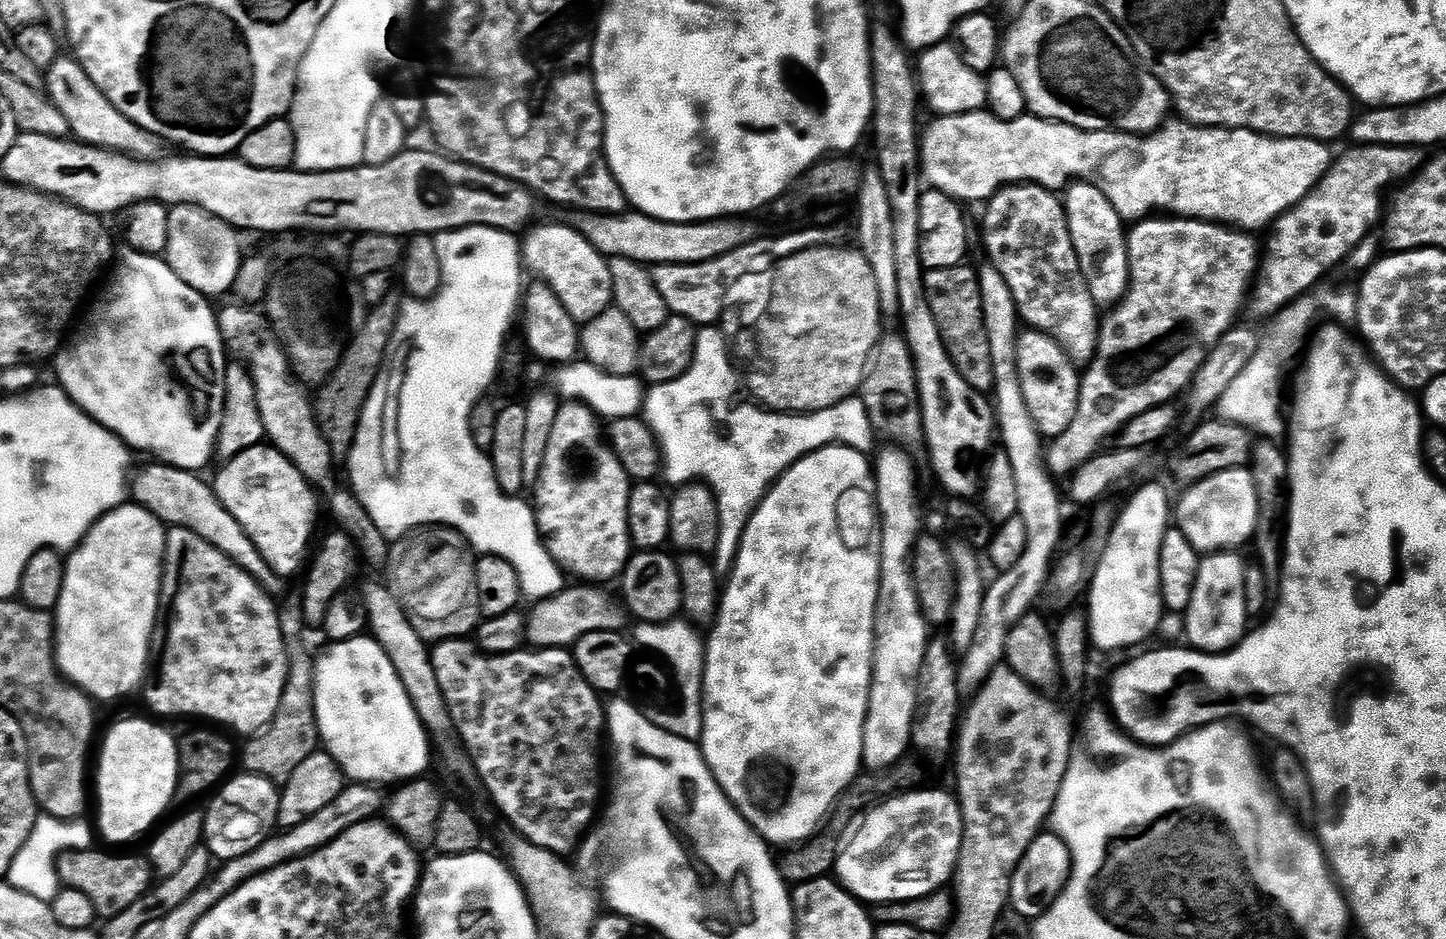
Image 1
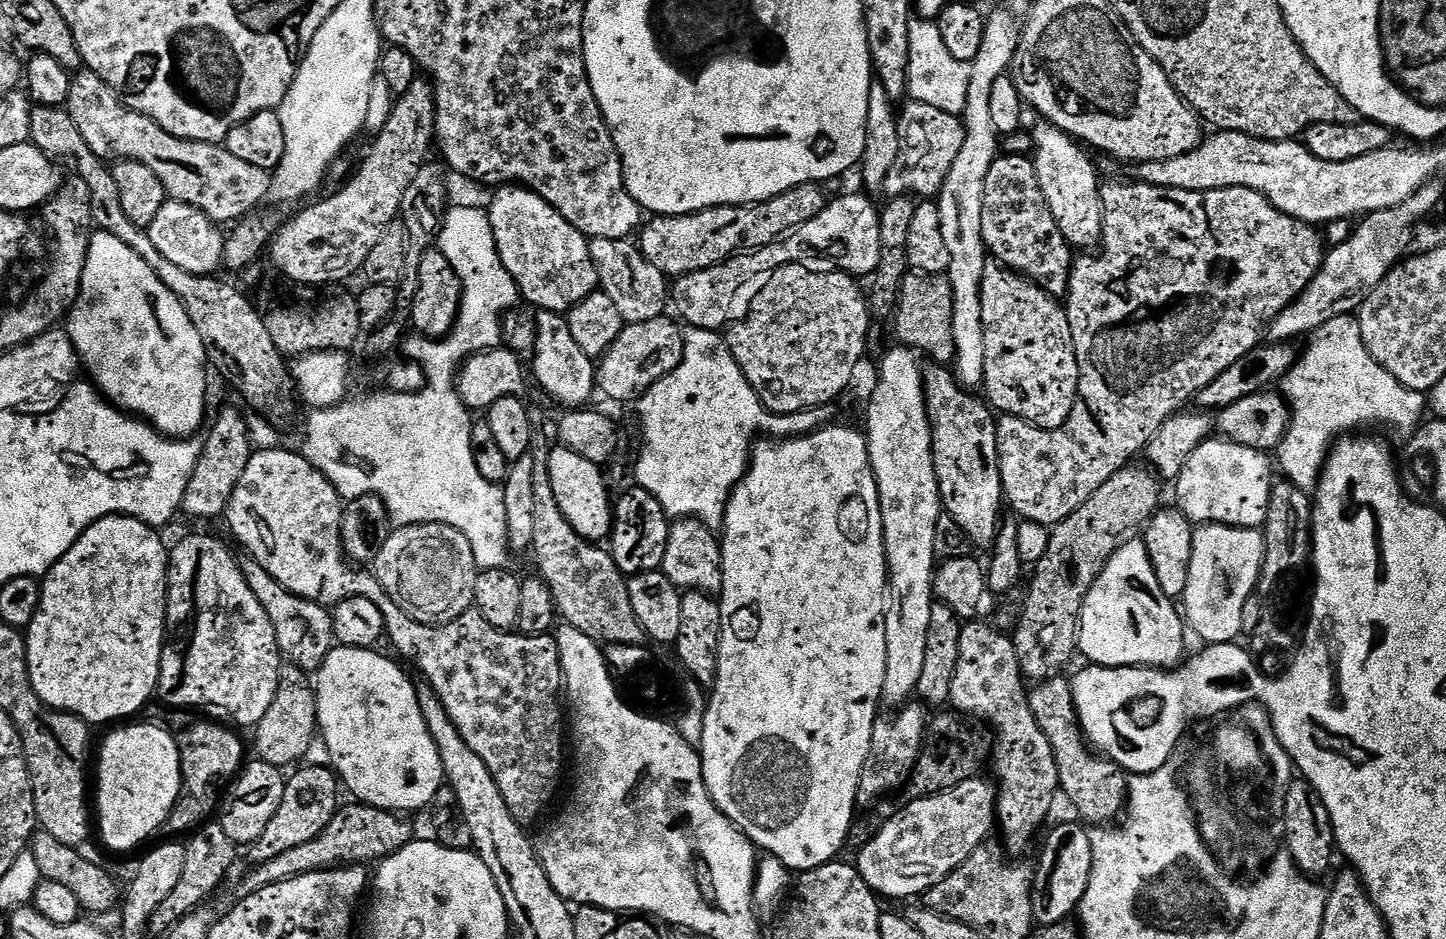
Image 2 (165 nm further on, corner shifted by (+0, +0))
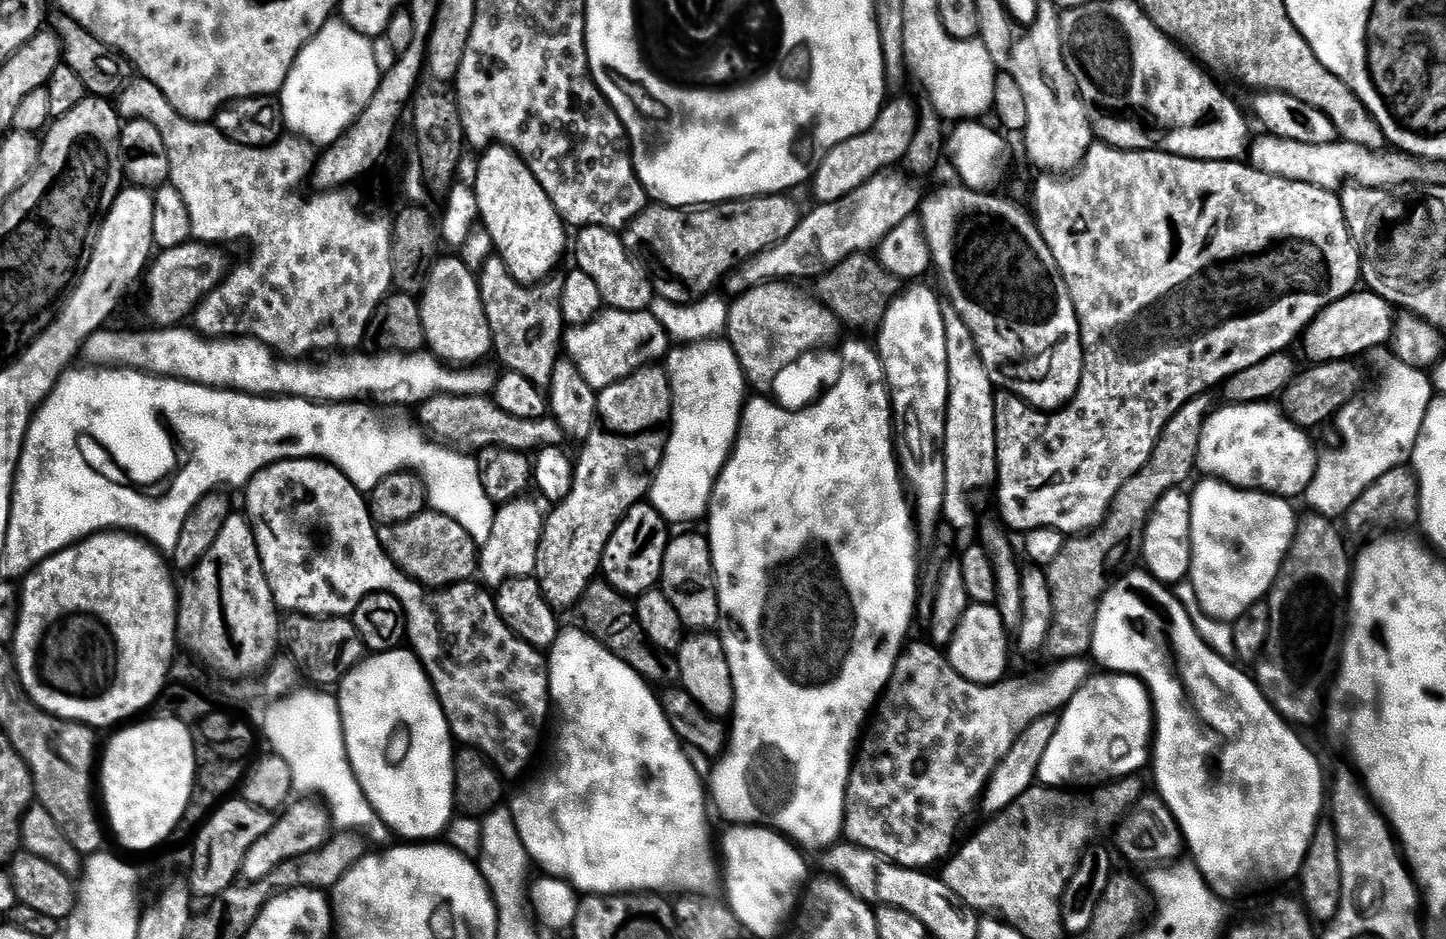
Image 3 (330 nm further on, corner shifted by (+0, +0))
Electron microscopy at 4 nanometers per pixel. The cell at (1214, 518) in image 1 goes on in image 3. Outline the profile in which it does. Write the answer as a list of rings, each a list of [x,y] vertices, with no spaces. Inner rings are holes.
[[[1275,403],[1228,404],[1211,413],[1202,426],[1202,438],[1198,442],[1196,467],[1213,481],[1223,481],[1235,488],[1247,488],[1253,492],[1265,492],[1270,496],[1303,497],[1316,473],[1318,452],[1312,449],[1307,431],[1301,430],[1284,415]]]

